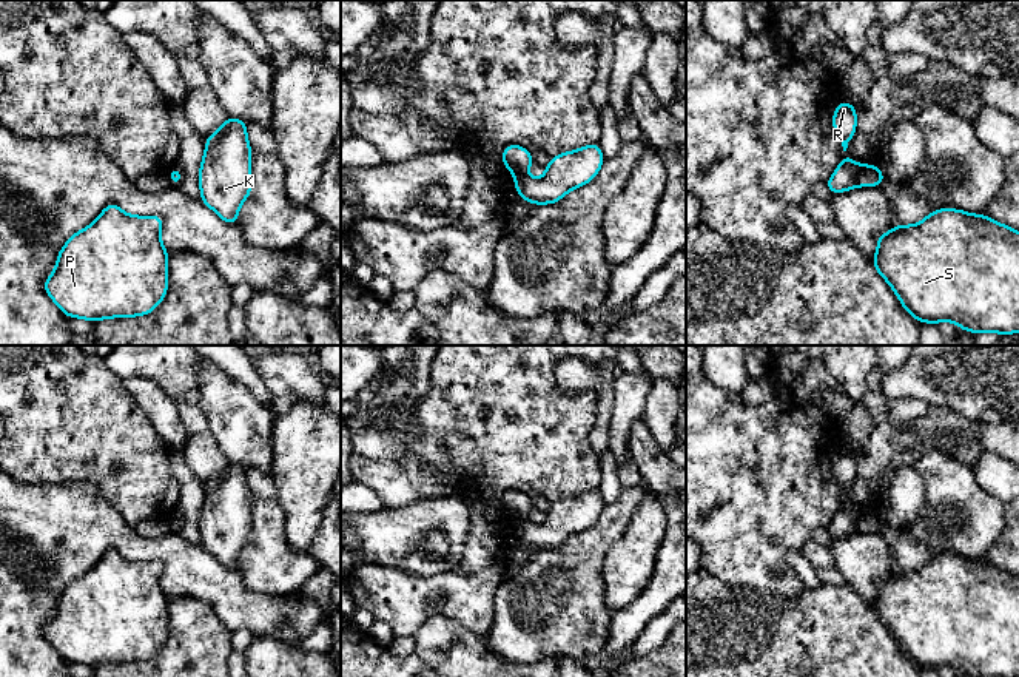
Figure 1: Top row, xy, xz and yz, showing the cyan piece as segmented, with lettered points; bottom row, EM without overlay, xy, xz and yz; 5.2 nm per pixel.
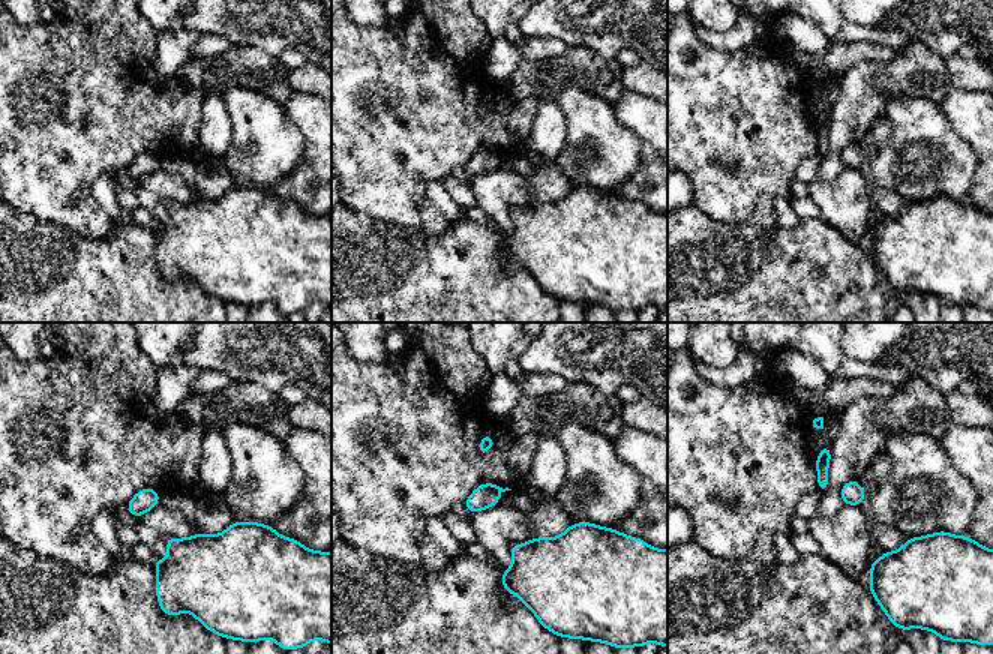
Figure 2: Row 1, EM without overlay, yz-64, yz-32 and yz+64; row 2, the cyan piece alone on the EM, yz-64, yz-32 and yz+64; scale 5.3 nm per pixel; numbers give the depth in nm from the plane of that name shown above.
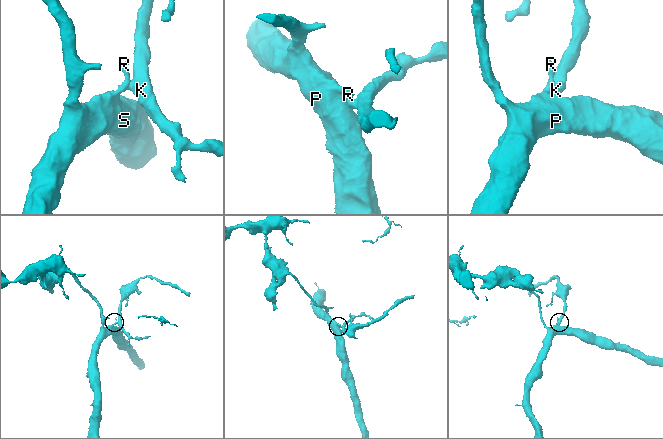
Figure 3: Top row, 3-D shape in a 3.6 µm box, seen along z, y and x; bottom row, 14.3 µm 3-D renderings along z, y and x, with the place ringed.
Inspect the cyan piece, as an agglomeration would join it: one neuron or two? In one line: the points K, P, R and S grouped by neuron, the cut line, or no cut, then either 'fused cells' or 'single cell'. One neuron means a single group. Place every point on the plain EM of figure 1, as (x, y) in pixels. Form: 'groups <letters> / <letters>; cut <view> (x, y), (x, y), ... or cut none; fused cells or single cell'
groups K / P R S; cut yz (862, 512), (857, 529); fused cells

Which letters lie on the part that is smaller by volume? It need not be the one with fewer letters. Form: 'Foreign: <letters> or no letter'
Foreign: K

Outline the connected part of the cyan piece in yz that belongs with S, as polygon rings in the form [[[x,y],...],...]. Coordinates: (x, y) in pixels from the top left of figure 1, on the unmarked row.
[[[942,554],[916,571],[896,571],[877,581],[877,600],[871,608],[920,669],[951,666],[967,677],[1019,677],[1019,577],[985,560]]]

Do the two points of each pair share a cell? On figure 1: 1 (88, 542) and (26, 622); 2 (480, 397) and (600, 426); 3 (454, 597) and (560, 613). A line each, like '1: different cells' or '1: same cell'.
1: different cells
2: different cells
3: different cells

